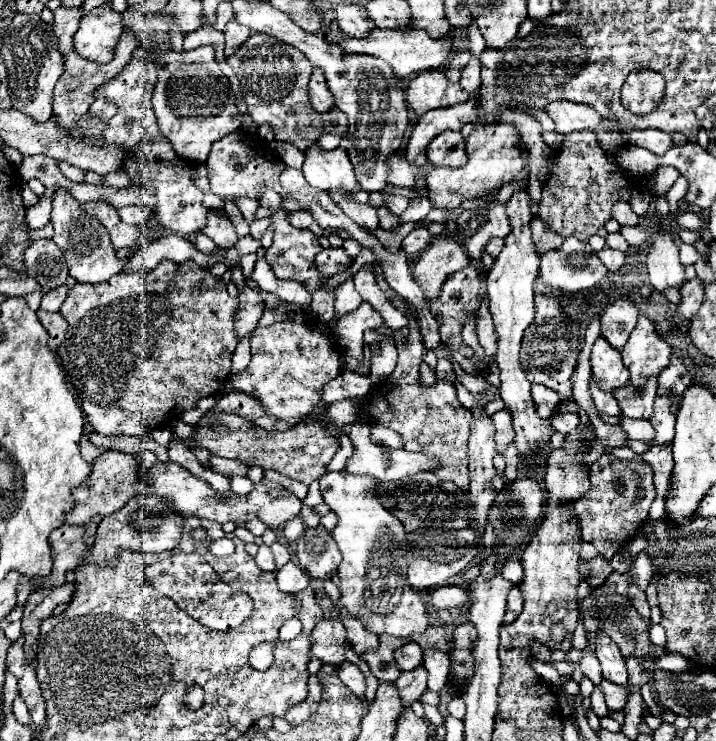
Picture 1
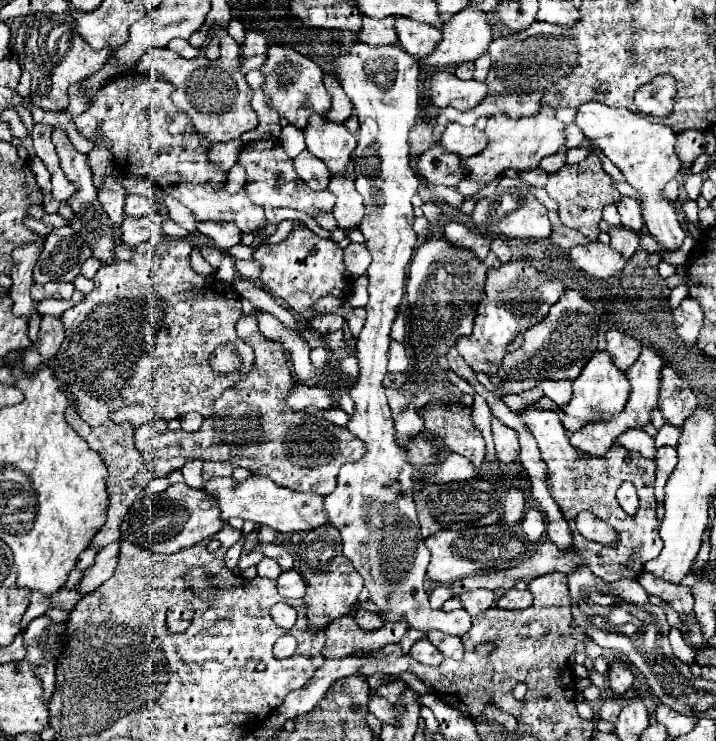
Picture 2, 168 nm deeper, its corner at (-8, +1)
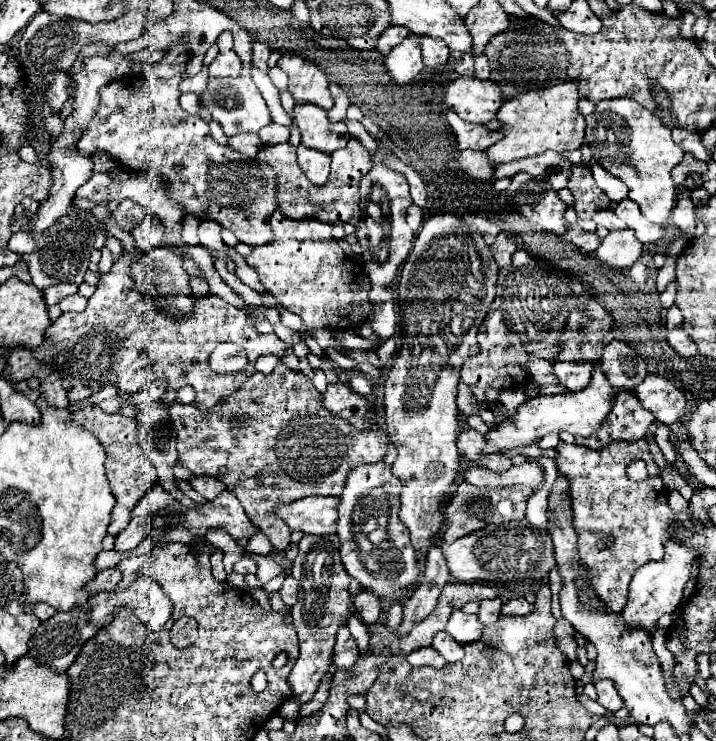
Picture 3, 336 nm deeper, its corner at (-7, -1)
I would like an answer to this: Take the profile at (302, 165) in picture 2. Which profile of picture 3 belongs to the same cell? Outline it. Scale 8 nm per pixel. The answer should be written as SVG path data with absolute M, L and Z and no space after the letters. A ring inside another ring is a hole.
M297 147L297 163L313 185L326 183L329 176L329 163L331 163L331 157L327 153L319 153L307 147Z

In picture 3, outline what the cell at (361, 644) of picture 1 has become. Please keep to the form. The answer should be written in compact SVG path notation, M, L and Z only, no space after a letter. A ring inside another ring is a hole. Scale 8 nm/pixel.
M363 589L357 597L353 597L353 603L355 603L355 609L357 609L357 615L359 619L365 623L365 625L373 625L379 621L379 615L381 615L381 601L369 593L367 589Z

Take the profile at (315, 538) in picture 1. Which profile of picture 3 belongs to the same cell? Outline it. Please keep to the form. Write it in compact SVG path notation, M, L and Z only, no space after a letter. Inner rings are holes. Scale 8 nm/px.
M321 535L315 543L309 543L309 545L307 545L307 537L303 537L299 541L299 555L293 561L291 575L299 583L299 601L291 609L291 615L293 615L293 625L297 629L297 635L299 635L301 653L293 665L289 683L291 683L293 695L301 703L305 703L313 697L321 677L331 665L337 631L347 625L347 619L353 613L351 611L353 597L349 593L351 575L343 569L337 537Z

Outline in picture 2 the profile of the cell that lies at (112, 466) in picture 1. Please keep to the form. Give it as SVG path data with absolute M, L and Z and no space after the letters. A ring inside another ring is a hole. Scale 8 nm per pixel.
M254 309L252 315L244 315L236 323L238 337L248 343L256 355L256 363L248 377L222 393L212 417L202 423L198 433L182 429L166 431L154 441L150 439L146 443L138 443L138 449L146 459L154 459L148 463L152 471L158 465L162 467L162 477L182 469L186 461L226 461L234 467L250 469L252 475L264 475L276 485L292 491L330 495L336 489L336 475L340 467L358 461L366 453L366 447L346 427L338 427L324 417L316 417L306 411L296 411L284 403L288 391L294 387L290 369L286 367L284 351L258 331L256 313L258 311Z

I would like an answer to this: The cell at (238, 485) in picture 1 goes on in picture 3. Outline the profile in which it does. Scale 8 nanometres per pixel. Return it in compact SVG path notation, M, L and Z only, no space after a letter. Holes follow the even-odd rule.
M193 477L191 487L205 499L215 499L215 495L225 489L223 481L219 481L217 477Z

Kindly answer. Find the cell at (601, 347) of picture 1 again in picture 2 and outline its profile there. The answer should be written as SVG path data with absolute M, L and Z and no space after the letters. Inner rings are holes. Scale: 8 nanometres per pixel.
M596 351L588 363L584 365L582 373L578 375L578 379L574 381L574 393L570 403L566 403L562 407L562 411L570 417L582 419L586 423L598 423L598 421L606 421L610 417L616 417L622 409L624 403L628 401L628 379L622 371L616 371L610 355L606 351Z

